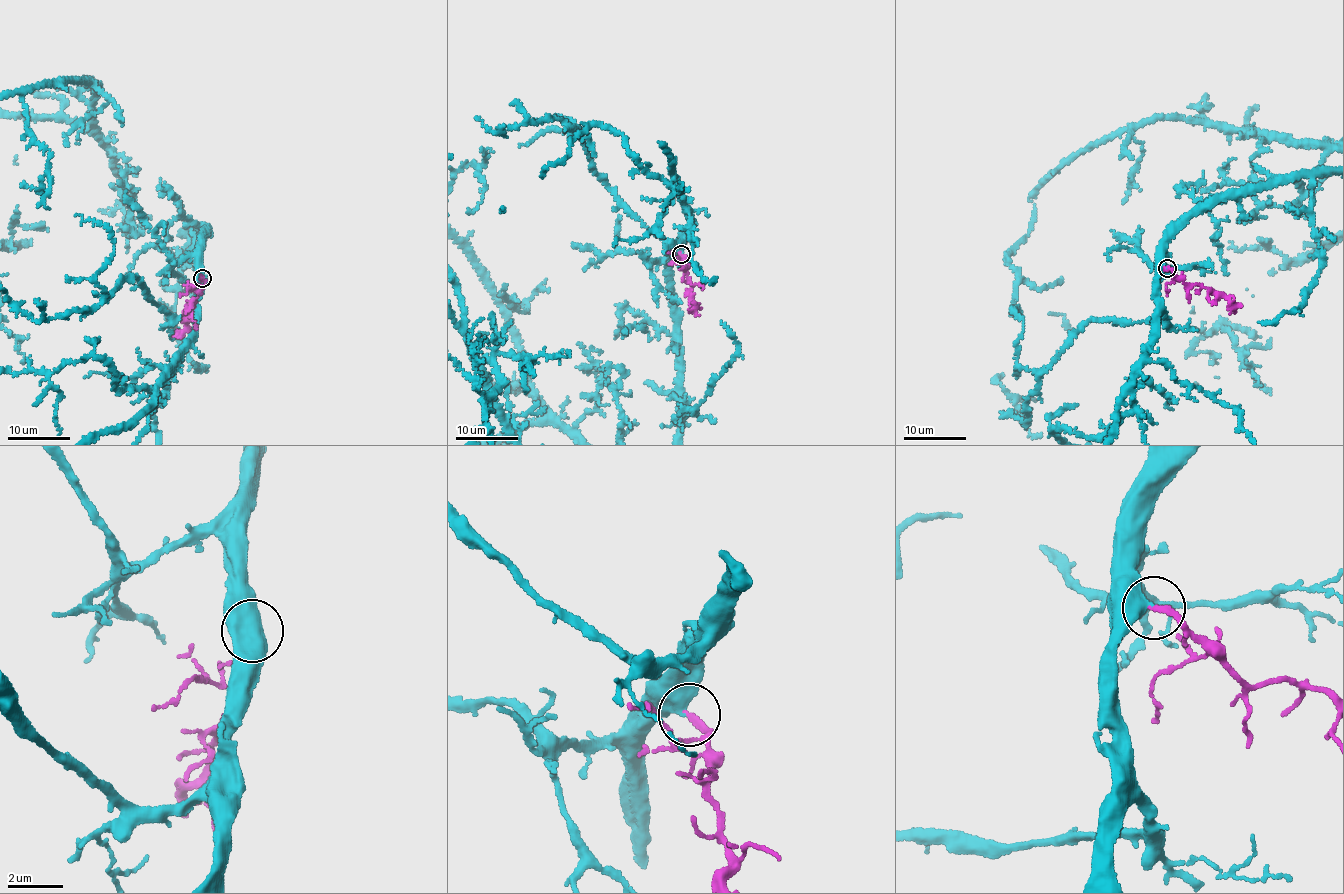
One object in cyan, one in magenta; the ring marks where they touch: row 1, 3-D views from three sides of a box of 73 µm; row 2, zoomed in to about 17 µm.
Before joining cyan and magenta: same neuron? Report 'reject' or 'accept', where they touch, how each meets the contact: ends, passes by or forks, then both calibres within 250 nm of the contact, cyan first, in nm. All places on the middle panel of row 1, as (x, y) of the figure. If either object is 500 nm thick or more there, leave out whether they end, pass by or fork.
accept | (681, 254) | cyan ends | magenta ends | 480/220 nm

